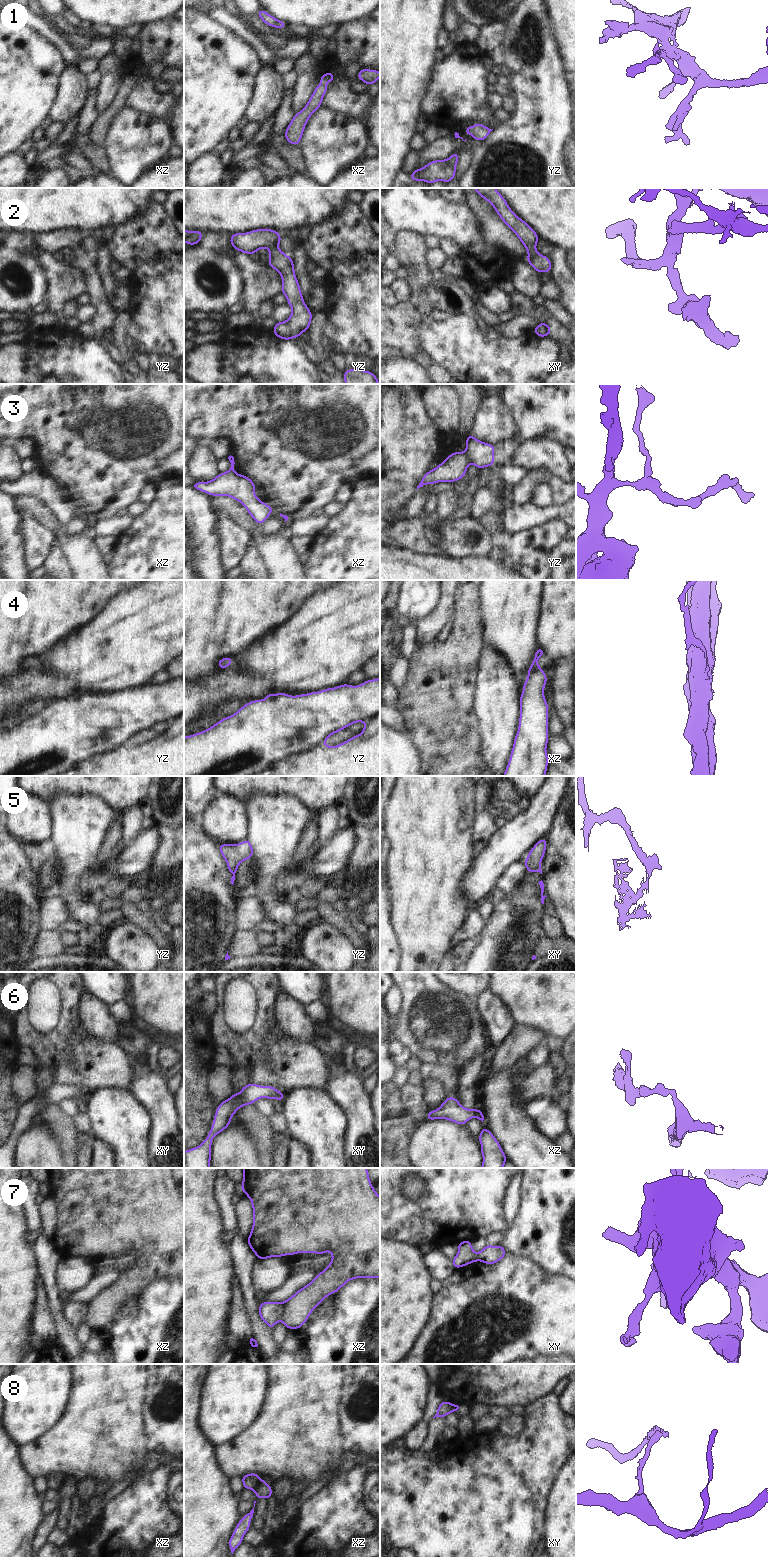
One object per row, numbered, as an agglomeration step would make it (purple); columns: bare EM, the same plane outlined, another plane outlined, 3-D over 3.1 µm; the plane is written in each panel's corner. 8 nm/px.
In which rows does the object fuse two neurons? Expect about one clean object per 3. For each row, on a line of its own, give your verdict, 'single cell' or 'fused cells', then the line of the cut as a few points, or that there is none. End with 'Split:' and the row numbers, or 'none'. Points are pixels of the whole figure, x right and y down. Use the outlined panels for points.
1: single cell; no cut
2: single cell; no cut
3: fused cells; cut in yz along (464, 452), (469, 463)
4: fused cells; cut in yz along (277, 694), (284, 695)
5: fused cells; cut in xy along (539, 866), (535, 870)
6: single cell; no cut
7: fused cells; cut in xz along (283, 1303), (283, 1315), (280, 1320)
8: fused cells; cut in xz along (260, 1479), (254, 1490)
Split: 3, 4, 5, 7, 8

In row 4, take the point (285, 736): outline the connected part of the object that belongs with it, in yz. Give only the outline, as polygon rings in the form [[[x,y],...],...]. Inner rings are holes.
[[[380,678],[366,680],[358,686],[342,684],[319,692],[297,696],[277,695],[272,700],[254,700],[246,703],[235,714],[221,719],[210,728],[184,737],[184,776],[380,776]],[[356,722],[365,722],[363,731],[337,746],[326,746],[325,741],[334,733]]]

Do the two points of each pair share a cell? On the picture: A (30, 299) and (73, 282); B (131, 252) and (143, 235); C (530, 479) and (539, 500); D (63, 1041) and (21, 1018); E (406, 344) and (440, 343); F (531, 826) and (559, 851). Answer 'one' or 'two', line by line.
A: two
B: one
C: two
D: one
E: two
F: two

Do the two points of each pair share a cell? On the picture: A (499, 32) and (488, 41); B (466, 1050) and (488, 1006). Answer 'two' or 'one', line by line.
A: one
B: two

